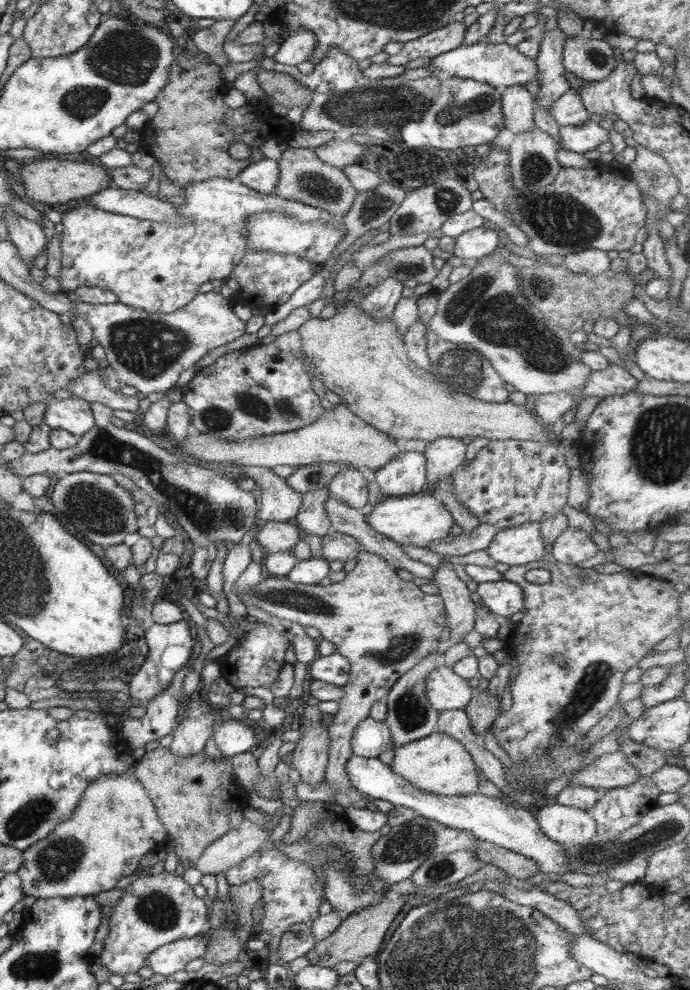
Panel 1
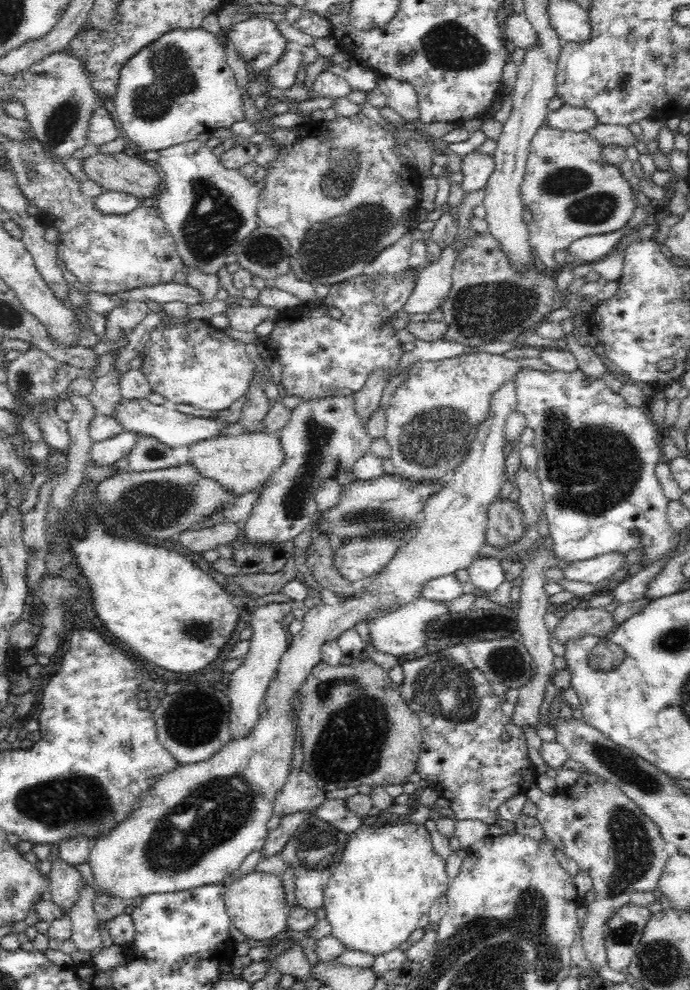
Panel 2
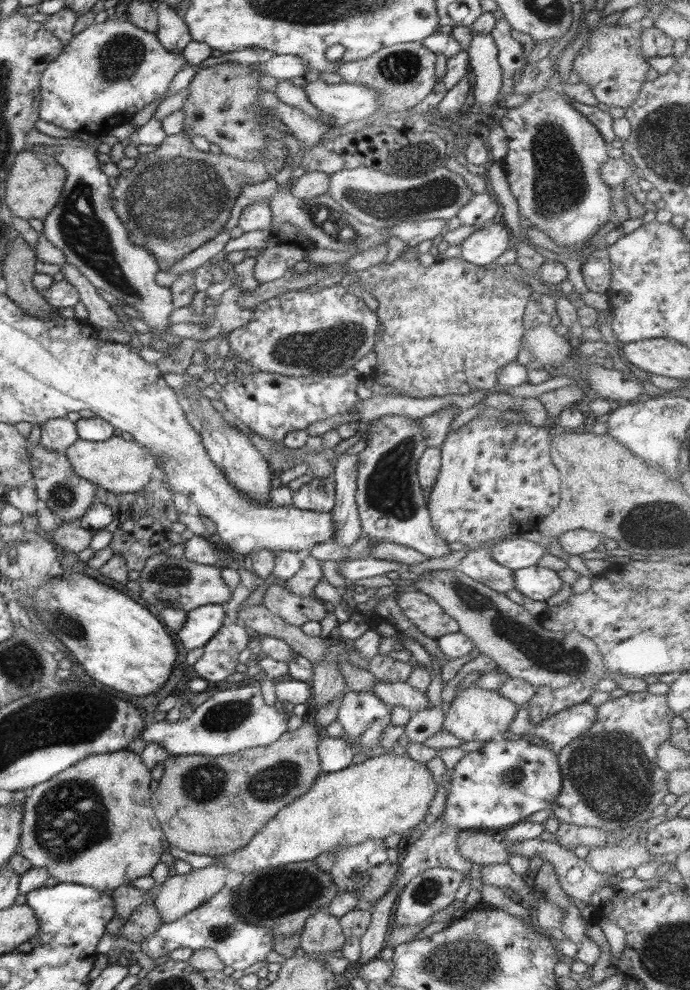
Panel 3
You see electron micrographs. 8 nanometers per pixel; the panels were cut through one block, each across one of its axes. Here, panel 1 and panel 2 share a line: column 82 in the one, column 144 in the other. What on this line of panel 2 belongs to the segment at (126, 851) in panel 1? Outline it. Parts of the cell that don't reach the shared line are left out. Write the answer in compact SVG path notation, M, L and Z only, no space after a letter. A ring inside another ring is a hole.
M516 378L494 392L490 406L489 418L481 423L473 444L463 460L452 473L443 480L438 494L430 496L424 504L422 519L418 524L418 532L408 544L396 550L392 560L378 570L372 578L365 581L360 596L339 598L335 605L321 601L311 609L306 609L303 617L303 629L290 637L289 648L282 655L277 673L270 679L263 703L267 710L259 714L254 728L249 735L232 739L222 746L210 758L189 765L178 765L174 770L160 775L158 780L147 790L133 806L134 810L118 823L108 834L94 840L88 864L92 868L94 881L102 889L102 894L117 896L131 902L136 898L148 897L150 894L174 893L198 889L202 886L213 886L223 883L232 875L245 858L254 851L261 851L265 846L269 831L266 827L273 814L274 798L286 784L286 778L292 768L294 744L296 744L296 716L292 707L292 698L298 690L302 690L310 671L320 662L321 649L329 641L337 638L345 630L354 629L360 620L366 620L368 614L396 610L418 596L422 586L433 578L451 575L456 570L468 568L477 558L478 551L486 543L486 520L489 507L498 499L500 488L506 482L504 475L507 457L506 420L512 412L517 411Z

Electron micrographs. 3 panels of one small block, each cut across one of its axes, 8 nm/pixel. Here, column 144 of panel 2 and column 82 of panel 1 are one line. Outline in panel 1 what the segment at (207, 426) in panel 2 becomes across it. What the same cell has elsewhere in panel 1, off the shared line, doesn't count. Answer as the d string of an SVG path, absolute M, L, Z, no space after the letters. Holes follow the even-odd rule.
M78 398L53 399L44 414L44 424L51 430L64 430L78 438L88 433L94 423L91 405Z

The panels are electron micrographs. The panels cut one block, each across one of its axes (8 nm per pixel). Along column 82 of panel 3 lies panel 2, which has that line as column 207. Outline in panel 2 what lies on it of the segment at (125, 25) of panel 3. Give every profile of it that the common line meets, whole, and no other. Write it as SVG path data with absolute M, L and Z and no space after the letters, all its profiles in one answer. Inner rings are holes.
M198 28L196 30L172 30L164 36L160 36L158 40L152 41L148 46L143 46L136 54L133 54L126 62L125 65L119 70L118 84L113 96L114 100L114 114L118 118L118 122L122 124L122 135L126 140L133 140L136 142L138 148L144 152L148 151L161 151L170 146L176 146L189 140L196 140L198 134L202 132L211 133L216 128L231 128L234 123L240 122L244 118L243 98L241 93L241 84L237 82L236 73L234 69L228 65L226 61L226 47L222 45L221 36L224 41L227 41L221 33L212 34L208 30Z

